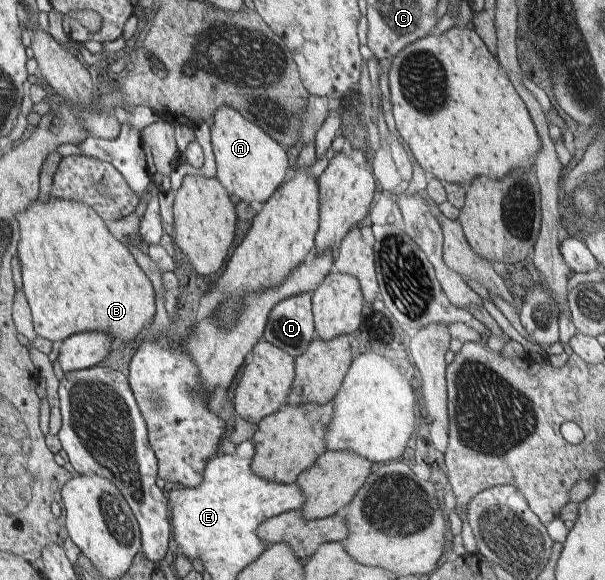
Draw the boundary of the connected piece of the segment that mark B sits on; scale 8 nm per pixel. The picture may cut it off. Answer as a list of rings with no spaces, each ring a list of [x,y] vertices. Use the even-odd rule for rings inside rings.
[[[52,196],[47,202],[36,198],[23,211],[16,213],[16,220],[23,293],[31,308],[33,327],[38,336],[58,342],[76,333],[98,331],[109,334],[119,344],[134,339],[151,322],[156,302],[150,279],[126,244],[110,233],[102,217],[91,206],[82,201]]]

